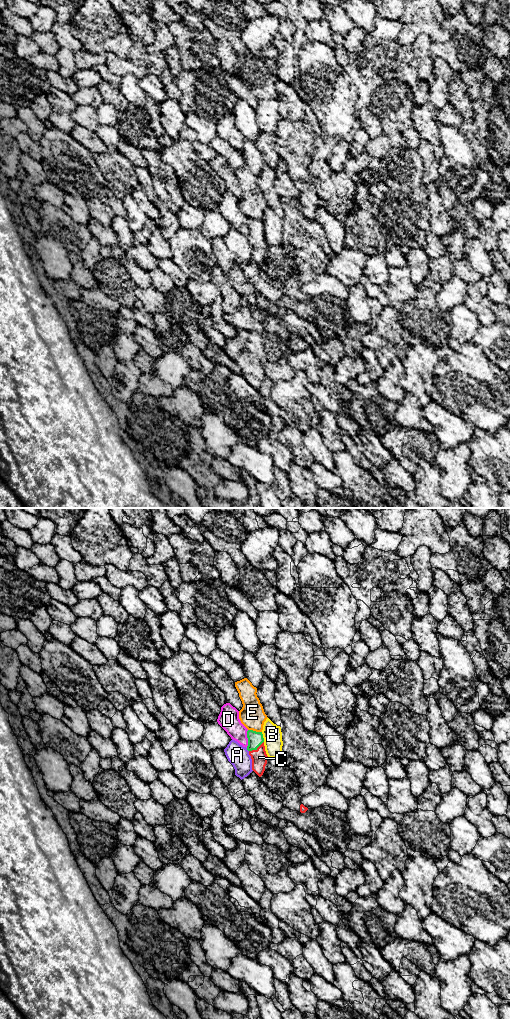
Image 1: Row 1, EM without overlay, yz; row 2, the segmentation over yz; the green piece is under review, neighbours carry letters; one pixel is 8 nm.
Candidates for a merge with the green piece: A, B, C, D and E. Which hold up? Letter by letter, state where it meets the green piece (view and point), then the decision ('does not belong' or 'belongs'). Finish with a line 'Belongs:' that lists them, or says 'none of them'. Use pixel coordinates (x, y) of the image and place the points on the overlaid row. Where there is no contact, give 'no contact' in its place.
A: meets green in yz at (247, 749); does not belong
B: meets green in yz at (262, 737); does not belong
C: meets green in yz at (256, 748); belongs
D: meets green in yz at (248, 739); does not belong
E: meets green in yz at (255, 731); does not belong
Belongs: C

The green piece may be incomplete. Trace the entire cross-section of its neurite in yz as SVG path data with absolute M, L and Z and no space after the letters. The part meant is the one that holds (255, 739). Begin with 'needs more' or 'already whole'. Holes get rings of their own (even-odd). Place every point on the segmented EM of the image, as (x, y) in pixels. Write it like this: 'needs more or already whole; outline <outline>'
needs more; outline M253 730L247 731L247 750L252 759L252 770L261 777L265 771L268 756L265 751L264 738L262 732Z

